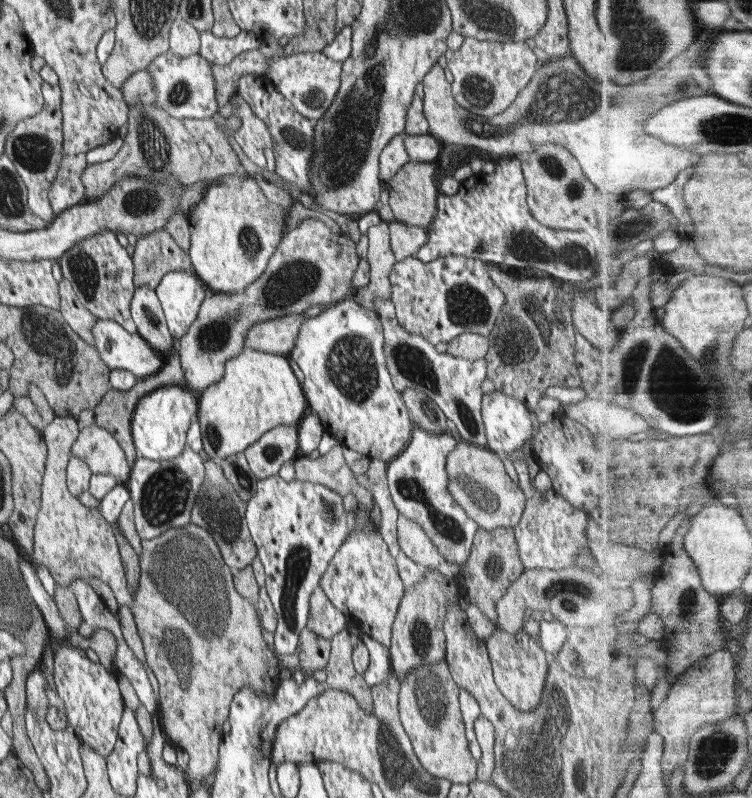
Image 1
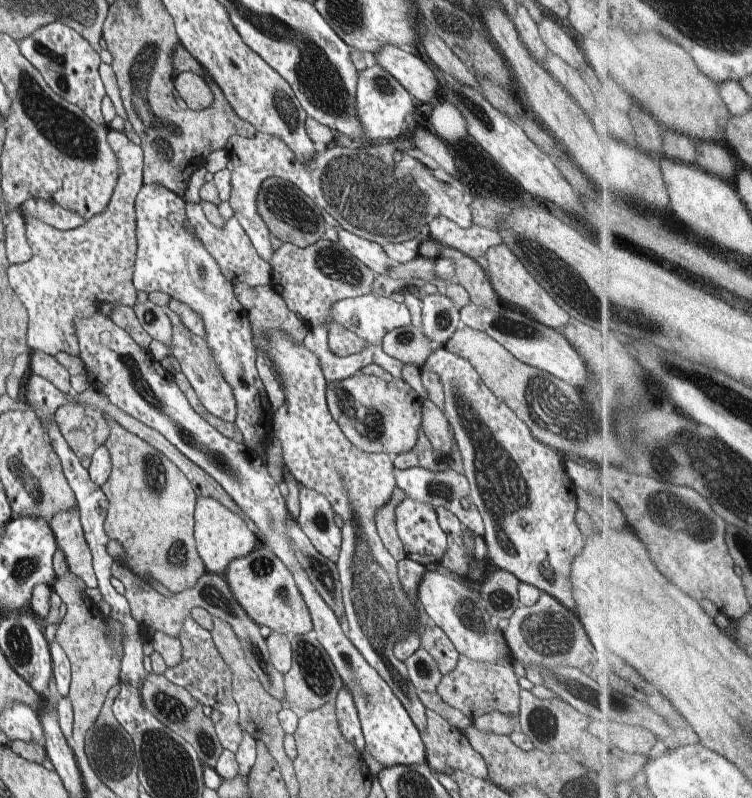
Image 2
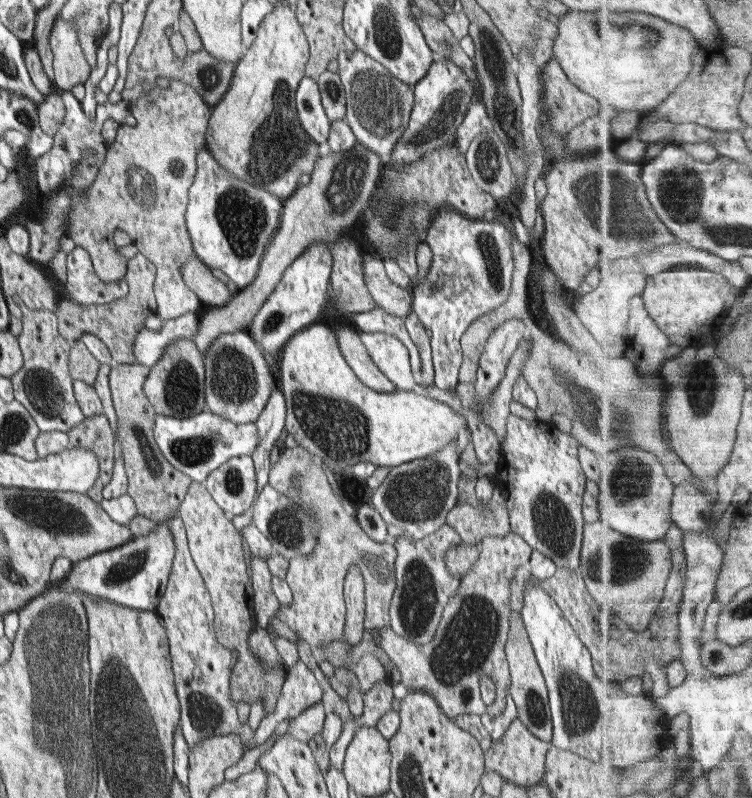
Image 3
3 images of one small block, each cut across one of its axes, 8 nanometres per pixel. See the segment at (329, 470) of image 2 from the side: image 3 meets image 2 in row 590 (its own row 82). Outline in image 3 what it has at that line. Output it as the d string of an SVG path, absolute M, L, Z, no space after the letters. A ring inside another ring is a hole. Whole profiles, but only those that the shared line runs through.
M359 48L340 51L337 61L339 64L337 73L340 75L345 88L345 95L348 98L345 120L348 122L358 142L364 144L364 148L375 152L381 158L382 163L388 163L397 140L401 138L402 133L404 133L408 123L410 123L410 113L415 105L414 87L402 83L384 65L370 58Z

